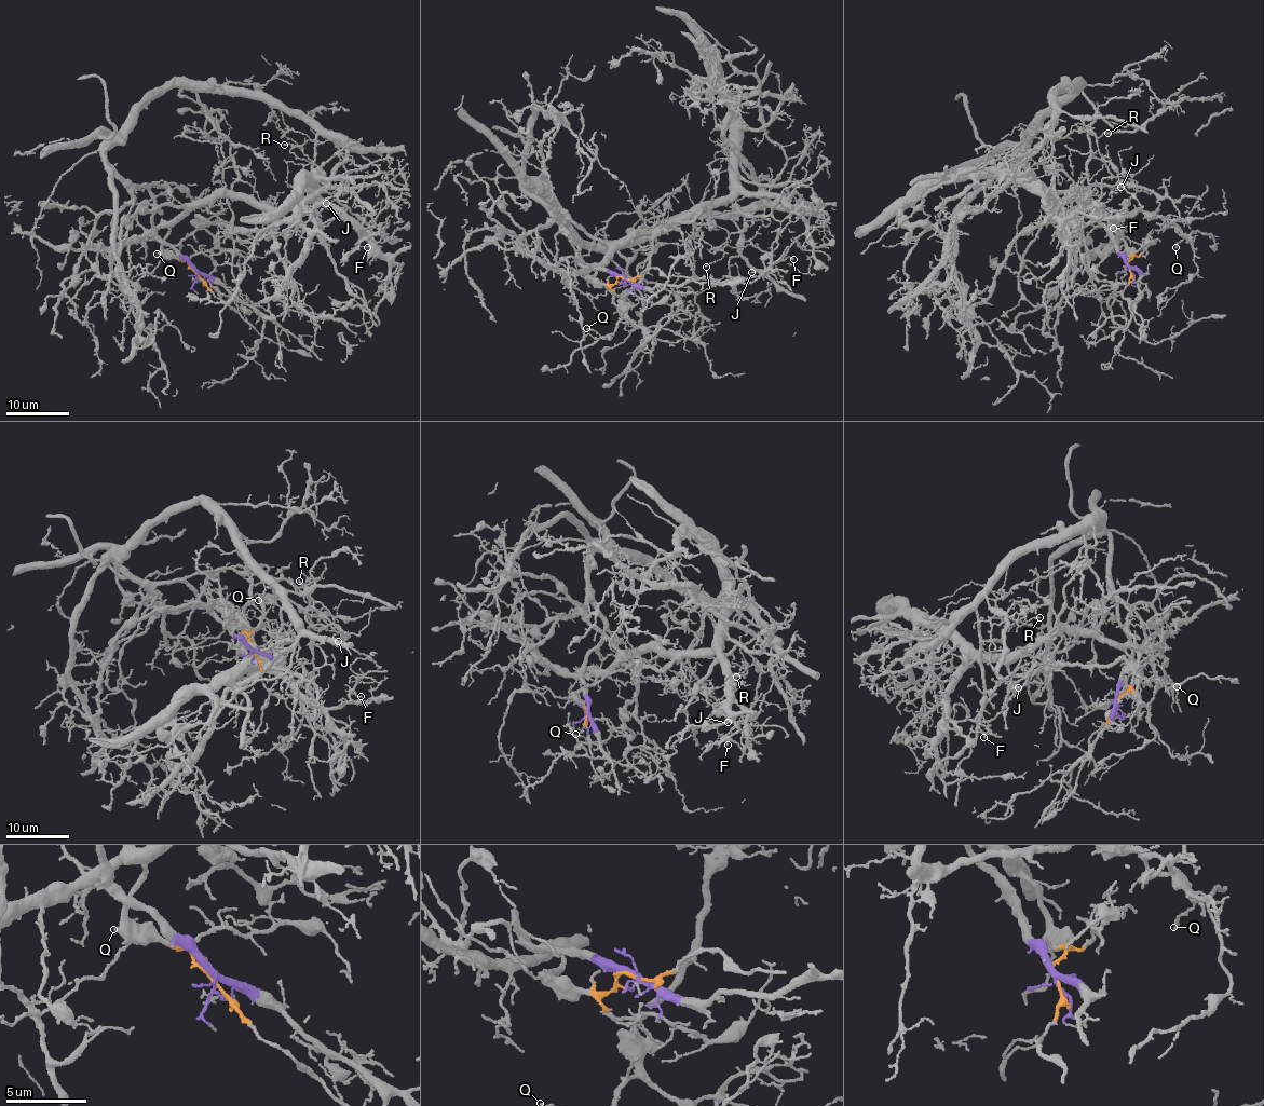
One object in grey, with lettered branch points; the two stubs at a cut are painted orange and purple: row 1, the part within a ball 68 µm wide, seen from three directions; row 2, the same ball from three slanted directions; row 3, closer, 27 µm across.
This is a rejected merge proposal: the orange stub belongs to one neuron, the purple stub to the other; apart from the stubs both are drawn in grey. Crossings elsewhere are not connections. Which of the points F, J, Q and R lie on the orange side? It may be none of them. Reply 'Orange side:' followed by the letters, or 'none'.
Orange side: F, Q

